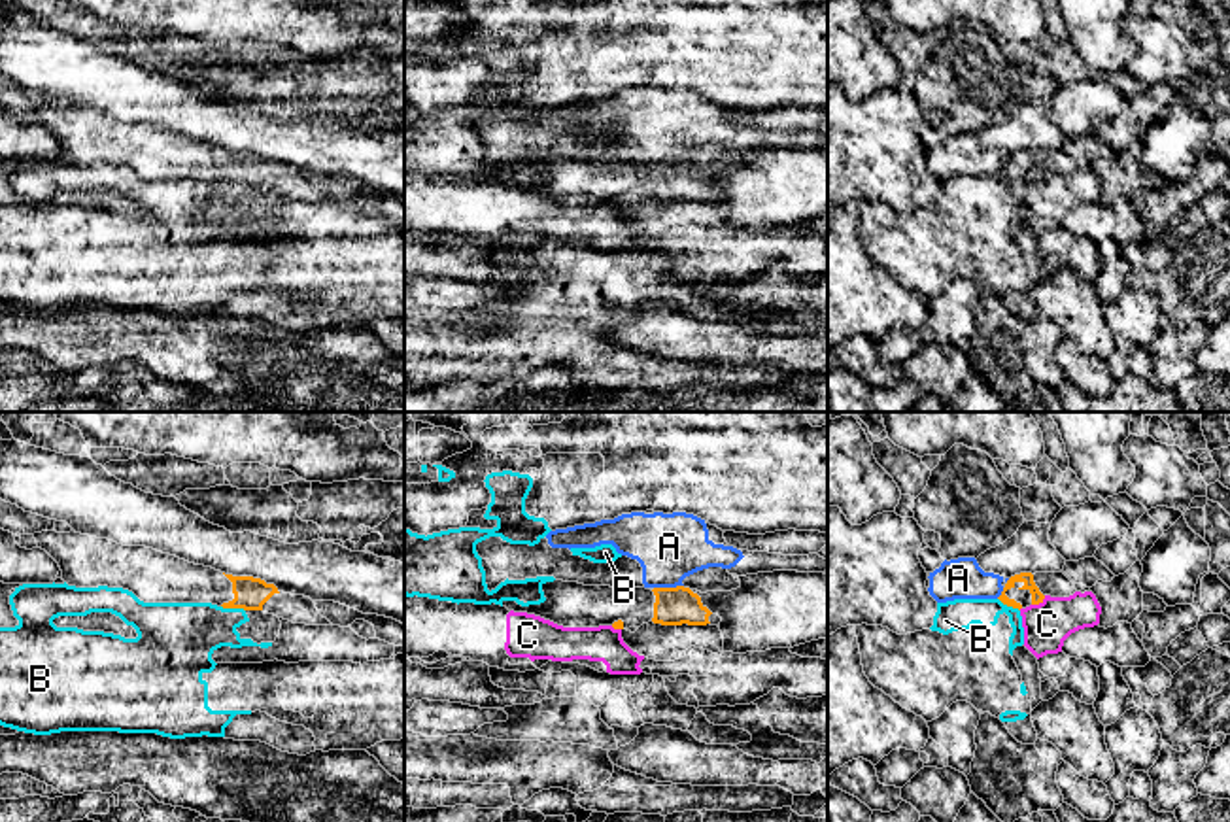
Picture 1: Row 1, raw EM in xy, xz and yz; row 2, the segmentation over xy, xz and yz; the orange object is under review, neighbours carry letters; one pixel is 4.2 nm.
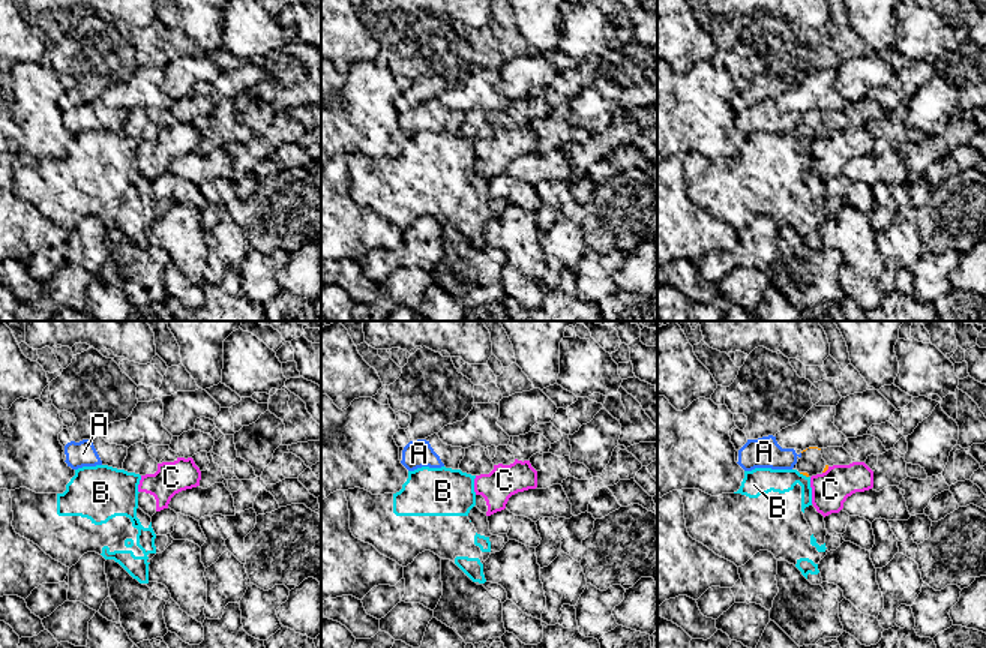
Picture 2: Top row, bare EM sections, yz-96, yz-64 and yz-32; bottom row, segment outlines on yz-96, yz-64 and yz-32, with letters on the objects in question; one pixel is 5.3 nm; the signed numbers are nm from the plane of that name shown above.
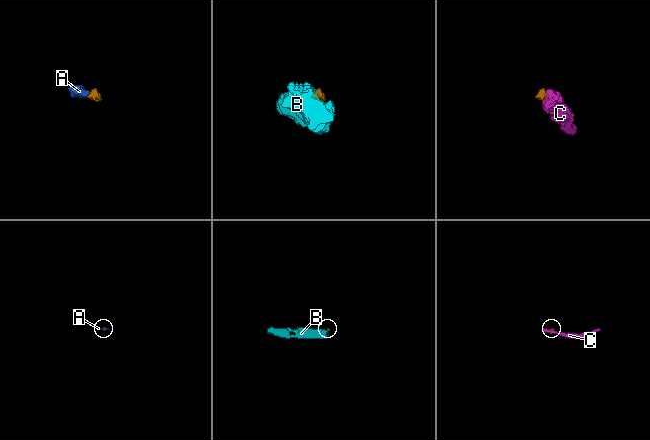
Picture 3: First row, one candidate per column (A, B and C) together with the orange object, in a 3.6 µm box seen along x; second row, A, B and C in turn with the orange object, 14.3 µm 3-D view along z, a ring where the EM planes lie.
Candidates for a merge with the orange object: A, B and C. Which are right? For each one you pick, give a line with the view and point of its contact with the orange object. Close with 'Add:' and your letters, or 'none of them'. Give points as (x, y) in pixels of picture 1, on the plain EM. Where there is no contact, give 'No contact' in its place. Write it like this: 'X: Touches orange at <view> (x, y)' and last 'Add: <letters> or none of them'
Add: none of them

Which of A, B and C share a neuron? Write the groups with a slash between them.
A / B / C

